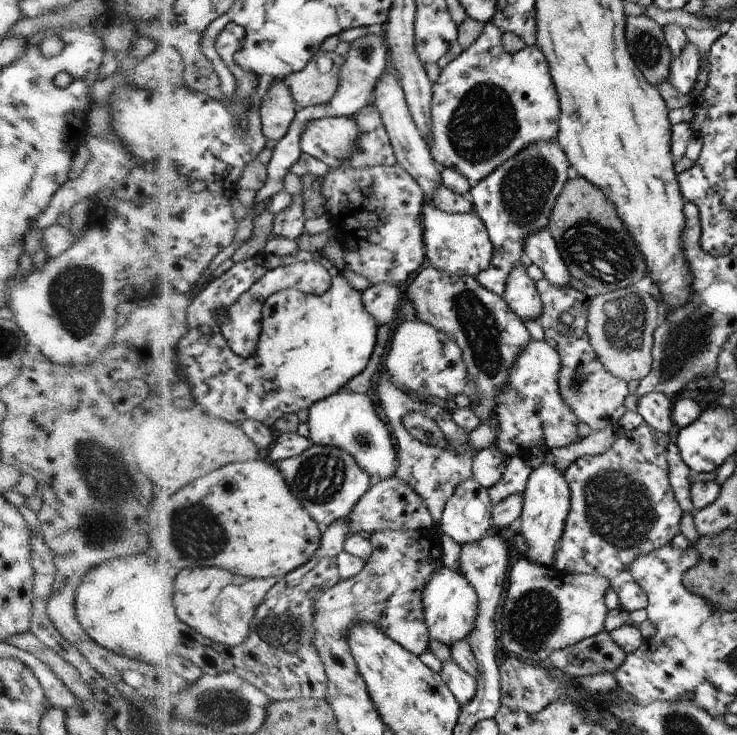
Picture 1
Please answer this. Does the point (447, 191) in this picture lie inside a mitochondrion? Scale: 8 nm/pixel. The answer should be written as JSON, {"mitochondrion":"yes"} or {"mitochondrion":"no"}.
{"mitochondrion":"no"}

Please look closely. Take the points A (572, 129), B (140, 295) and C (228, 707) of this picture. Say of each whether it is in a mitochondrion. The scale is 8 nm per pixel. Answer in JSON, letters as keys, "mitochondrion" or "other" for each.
{"A":"other","B":"other","C":"mitochondrion"}

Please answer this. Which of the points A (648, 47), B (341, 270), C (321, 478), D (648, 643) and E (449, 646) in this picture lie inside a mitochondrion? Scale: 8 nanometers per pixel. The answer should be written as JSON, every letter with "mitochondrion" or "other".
{"A":"mitochondrion","B":"other","C":"mitochondrion","D":"other","E":"other"}

